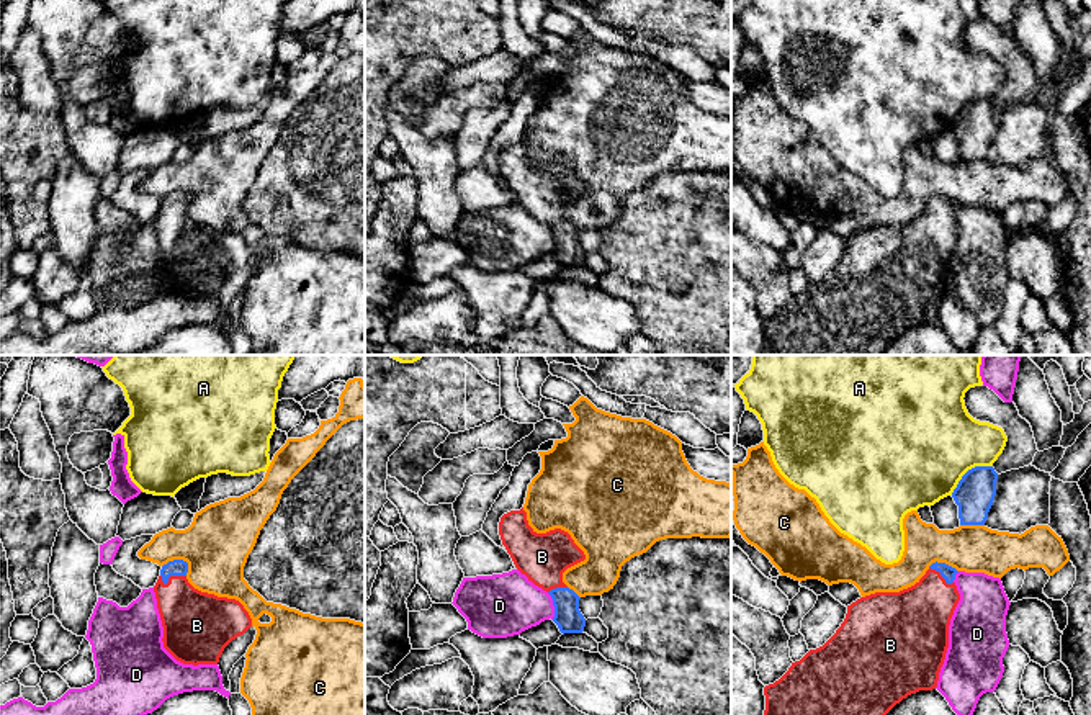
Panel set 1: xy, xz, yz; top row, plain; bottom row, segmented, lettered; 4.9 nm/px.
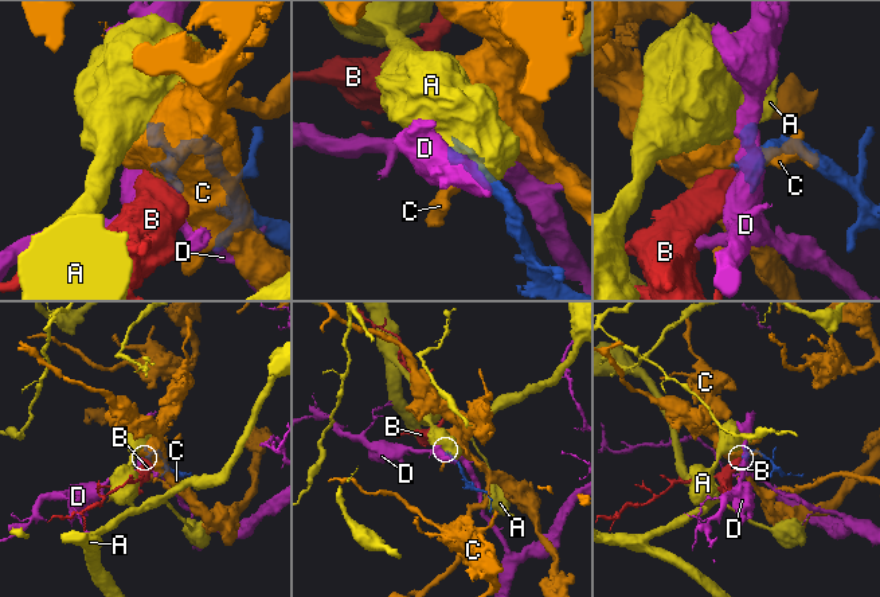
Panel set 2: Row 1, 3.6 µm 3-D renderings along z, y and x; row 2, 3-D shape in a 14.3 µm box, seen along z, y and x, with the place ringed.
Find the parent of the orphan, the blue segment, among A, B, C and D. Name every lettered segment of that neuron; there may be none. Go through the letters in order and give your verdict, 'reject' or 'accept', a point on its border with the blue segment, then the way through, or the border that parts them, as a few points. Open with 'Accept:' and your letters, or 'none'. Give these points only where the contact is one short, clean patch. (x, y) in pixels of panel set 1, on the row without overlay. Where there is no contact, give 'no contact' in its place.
Accept: B
A: reject | yz (967, 105) | along yz (992, 98), (972, 100), (951, 128)
B: accept | xy (172, 208)
C: reject | xy (179, 193)
D: reject | xz (553, 238)

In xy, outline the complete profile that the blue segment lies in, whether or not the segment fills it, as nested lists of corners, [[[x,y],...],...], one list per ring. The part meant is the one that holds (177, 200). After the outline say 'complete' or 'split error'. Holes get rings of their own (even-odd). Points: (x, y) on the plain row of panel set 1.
[[[168,195],[154,219],[164,281],[183,298],[218,298],[224,281],[252,260],[252,252],[239,234],[195,223],[186,206],[186,195]]]; split error

